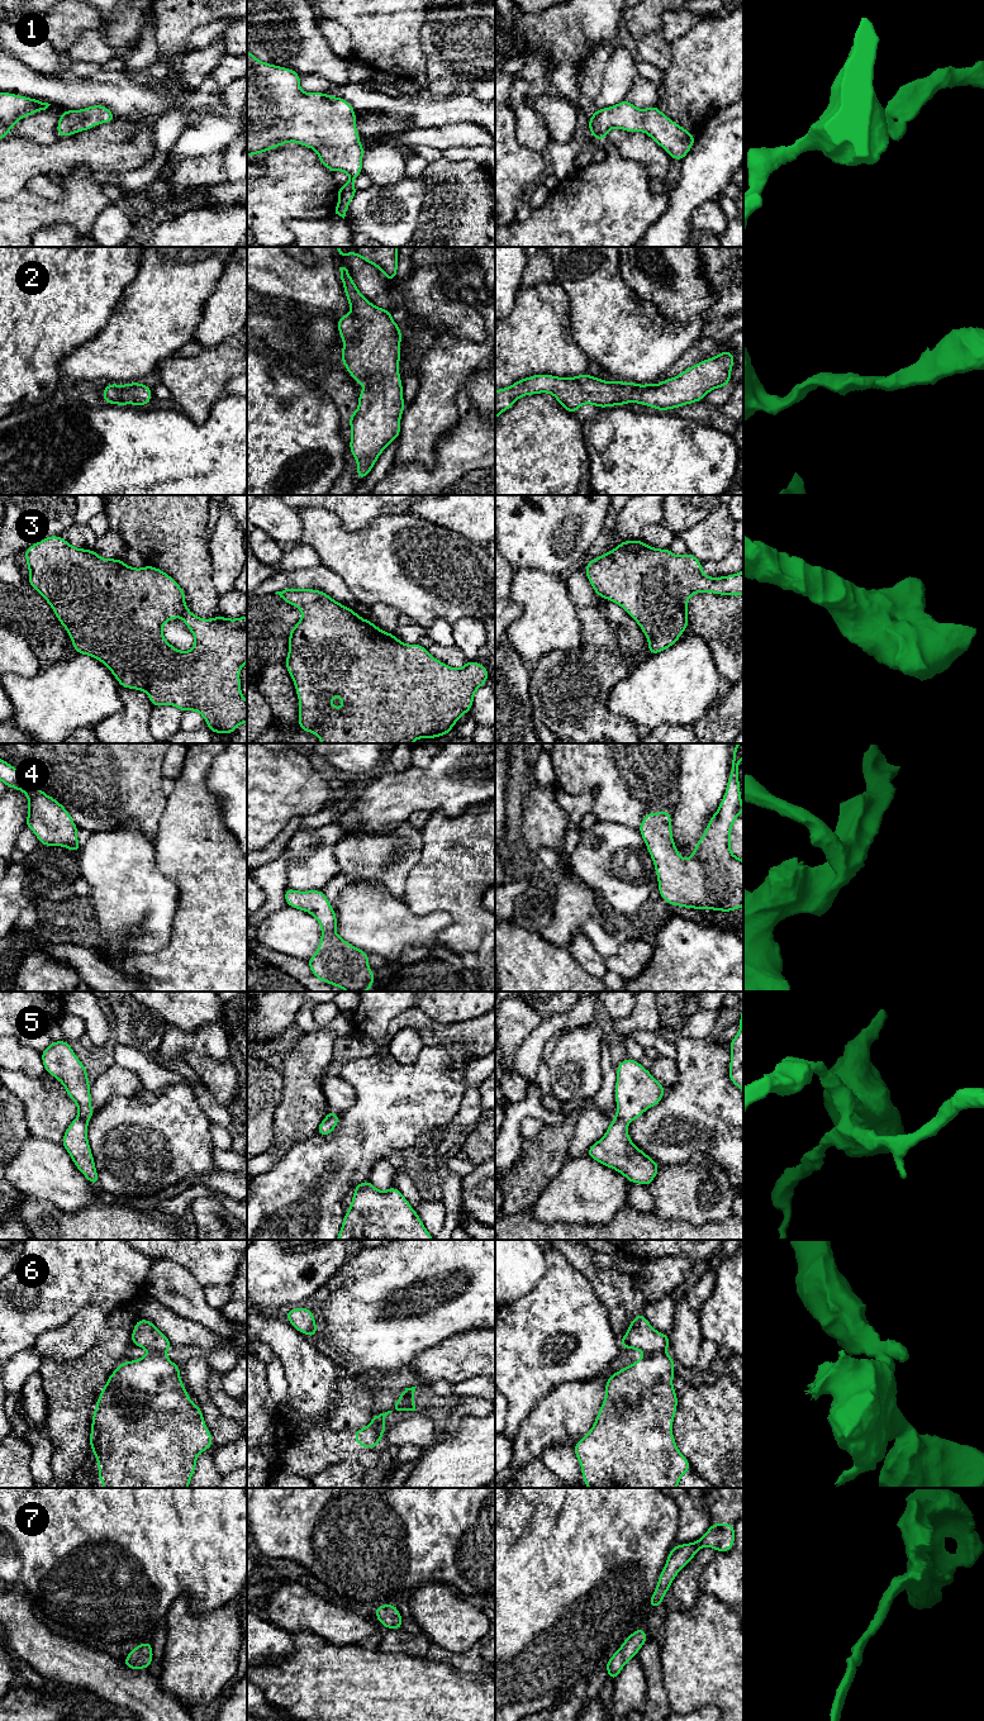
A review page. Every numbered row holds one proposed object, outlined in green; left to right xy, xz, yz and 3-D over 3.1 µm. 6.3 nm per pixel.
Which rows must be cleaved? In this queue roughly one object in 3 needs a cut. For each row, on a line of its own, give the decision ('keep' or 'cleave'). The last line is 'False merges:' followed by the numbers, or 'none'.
1: keep
2: keep
3: keep
4: keep
5: cleave
6: cleave
7: keep
False merges: 5, 6

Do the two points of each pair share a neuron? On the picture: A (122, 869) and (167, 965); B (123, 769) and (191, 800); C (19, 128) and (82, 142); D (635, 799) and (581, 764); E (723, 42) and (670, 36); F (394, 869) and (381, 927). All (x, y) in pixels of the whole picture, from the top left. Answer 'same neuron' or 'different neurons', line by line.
A: different neurons
B: different neurons
C: different neurons
D: same neuron
E: different neurons
F: different neurons

